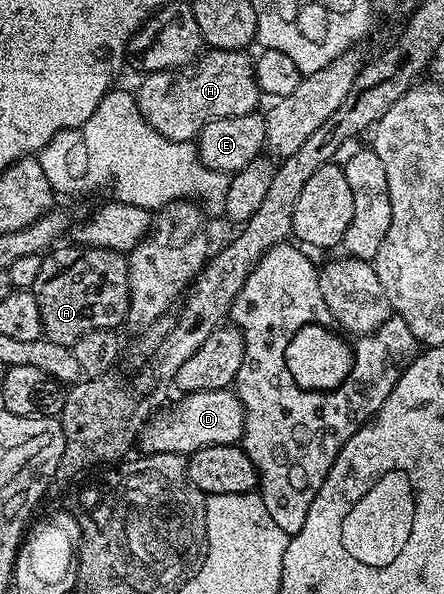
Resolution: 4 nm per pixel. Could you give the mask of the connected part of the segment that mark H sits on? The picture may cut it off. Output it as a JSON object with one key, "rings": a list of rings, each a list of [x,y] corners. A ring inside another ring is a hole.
{"rings":[[[210,48],[203,51],[202,55],[193,64],[168,72],[145,73],[136,87],[136,99],[140,114],[164,138],[169,140],[193,141],[202,127],[219,116],[248,116],[255,111],[254,108],[260,101],[258,83],[256,82],[255,61],[246,57],[245,51],[222,50]]]}

